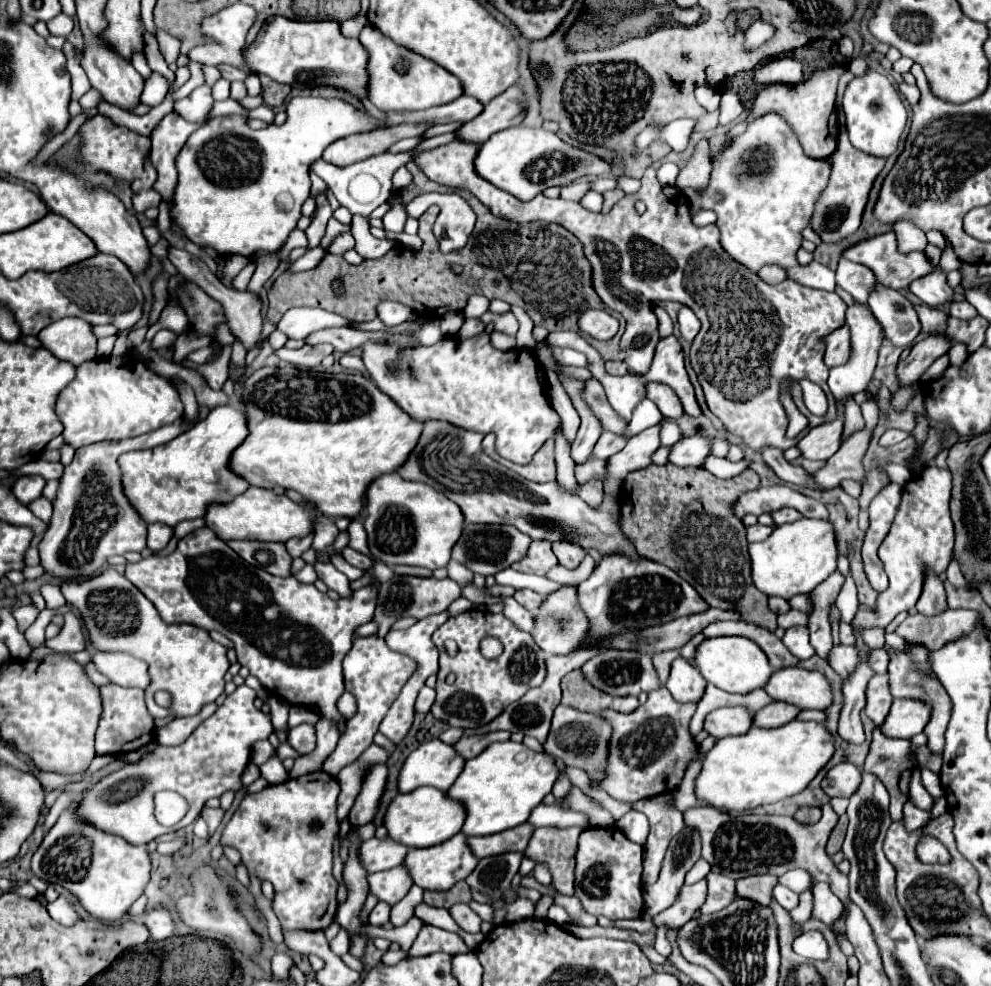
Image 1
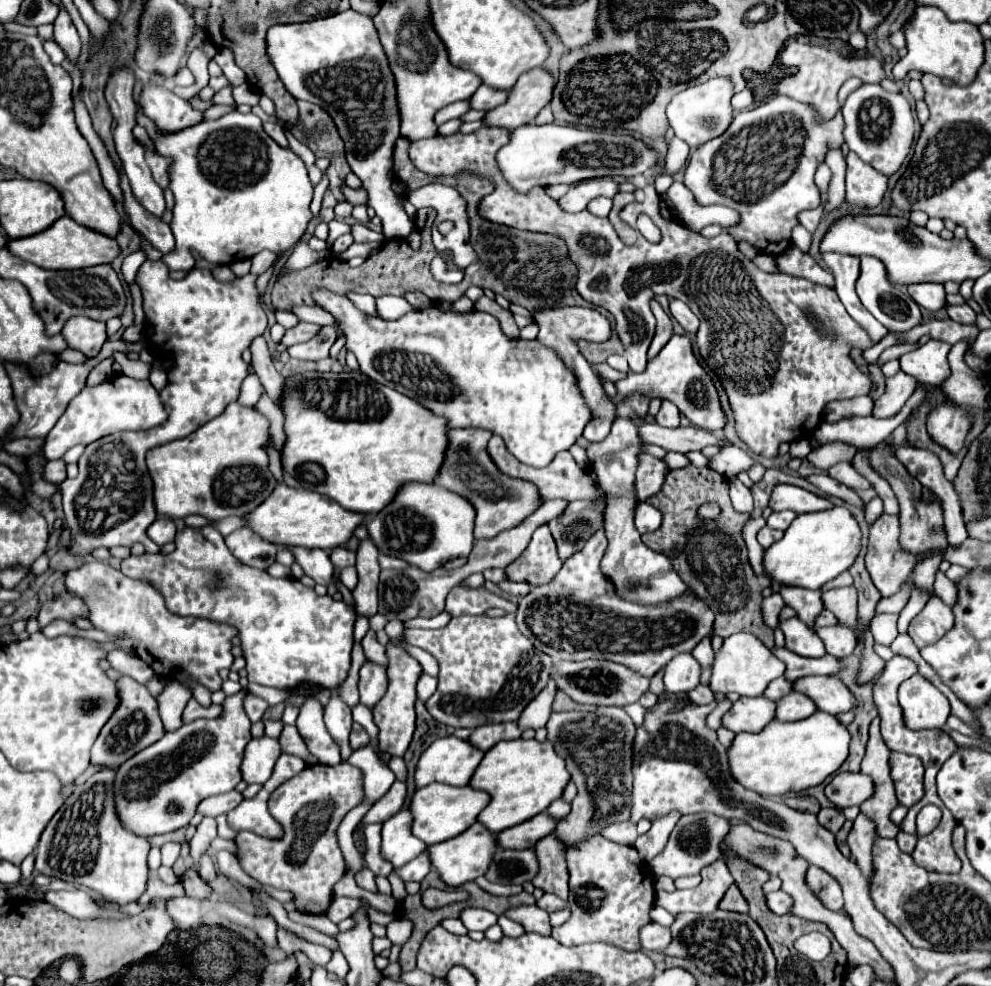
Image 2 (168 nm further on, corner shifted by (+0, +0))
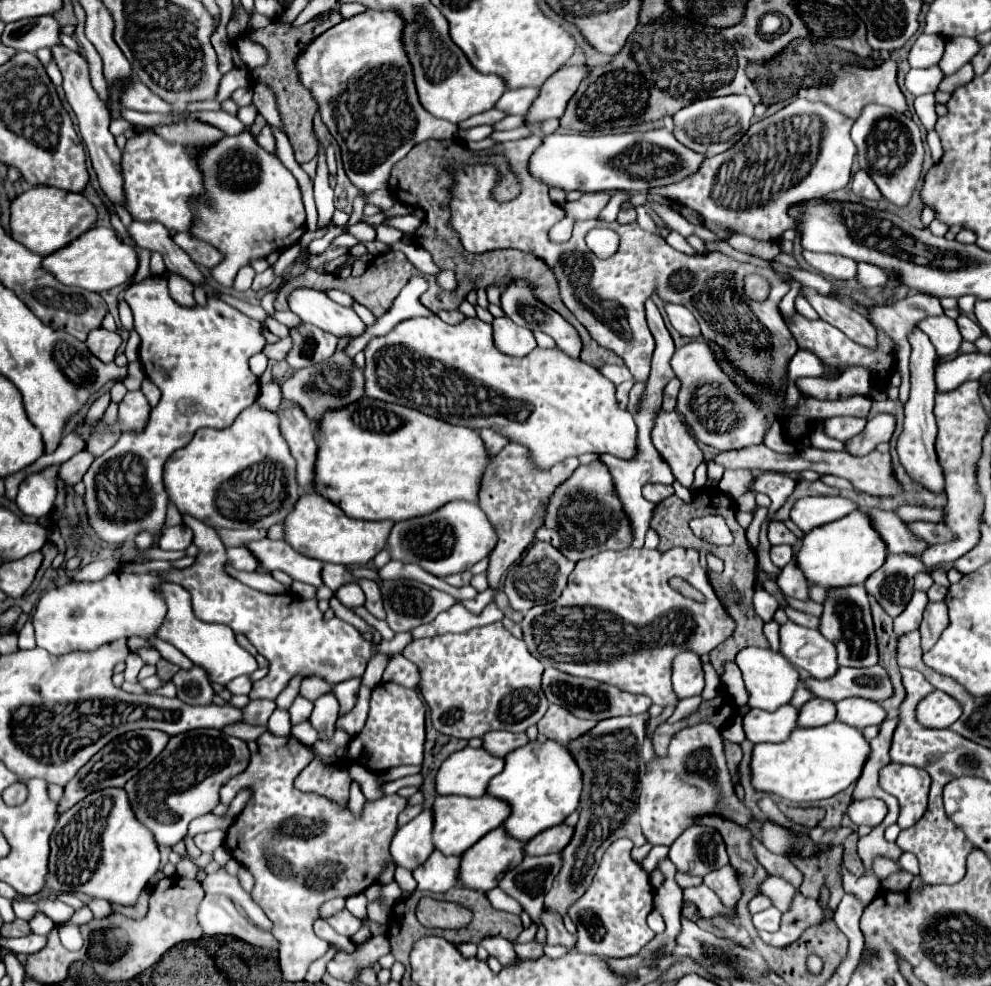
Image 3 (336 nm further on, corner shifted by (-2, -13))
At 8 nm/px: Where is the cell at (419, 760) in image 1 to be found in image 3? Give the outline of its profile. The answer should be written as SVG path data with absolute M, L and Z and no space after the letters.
M465 747L441 763L435 775L435 791L437 795L481 797L491 777L501 773L503 765L503 759L489 755L485 749Z

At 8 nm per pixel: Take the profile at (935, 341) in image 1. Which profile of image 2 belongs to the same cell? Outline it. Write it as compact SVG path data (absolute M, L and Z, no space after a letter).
M897 372L891 378L885 378L885 392L881 398L875 400L873 406L873 416L875 418L891 418L895 416L903 404L907 402L907 398L915 392L917 388L917 380L913 376L907 376L905 372Z

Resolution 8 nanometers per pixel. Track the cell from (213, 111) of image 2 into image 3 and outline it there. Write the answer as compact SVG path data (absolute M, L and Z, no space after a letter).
M120 118L120 119L112 119L109 127L111 133L114 137L123 134L128 129L136 129L136 130L144 130L145 128L136 128L128 121Z

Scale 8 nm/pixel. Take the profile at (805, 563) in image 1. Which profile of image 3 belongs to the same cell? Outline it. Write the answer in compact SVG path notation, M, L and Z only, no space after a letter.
M853 511L843 519L827 523L825 527L815 527L805 533L801 539L801 547L797 547L797 567L801 567L805 579L809 579L809 587L837 589L863 585L865 579L875 573L885 561L887 549L877 531L871 527L869 517L863 511Z

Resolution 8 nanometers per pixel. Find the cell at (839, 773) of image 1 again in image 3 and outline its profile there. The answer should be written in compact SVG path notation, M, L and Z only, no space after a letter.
M853 799L847 807L847 817L855 825L875 827L887 815L887 805L881 799Z

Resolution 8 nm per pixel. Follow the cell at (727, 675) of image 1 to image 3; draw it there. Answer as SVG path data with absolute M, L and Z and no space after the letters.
M745 647L737 653L735 661L743 673L745 689L749 693L749 701L747 701L749 707L757 707L763 711L775 711L777 707L789 703L799 683L799 673L781 653L775 653L771 649L761 649L761 647Z

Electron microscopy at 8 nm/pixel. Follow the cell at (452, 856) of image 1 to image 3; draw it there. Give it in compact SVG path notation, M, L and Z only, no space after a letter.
M501 827L489 831L489 835L481 837L473 847L469 847L469 851L465 851L461 855L461 863L459 863L459 883L465 889L475 889L475 891L483 891L487 893L489 889L497 887L497 883L501 881L501 877L505 875L507 869L517 867L523 859L523 841L517 841L513 837L509 837Z

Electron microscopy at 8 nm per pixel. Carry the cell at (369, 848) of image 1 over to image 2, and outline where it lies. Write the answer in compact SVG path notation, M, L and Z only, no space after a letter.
M401 810L383 824L381 852L395 866L395 870L417 858L427 848L425 842L411 834L411 824L411 810Z

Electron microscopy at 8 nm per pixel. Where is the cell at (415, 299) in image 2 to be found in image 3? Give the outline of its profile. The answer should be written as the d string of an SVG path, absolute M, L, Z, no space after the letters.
M413 276L409 283L403 287L403 291L397 295L397 299L393 301L393 305L389 307L389 311L377 319L377 323L373 327L367 327L367 331L361 337L355 337L347 343L345 353L349 357L355 357L371 337L377 335L385 335L389 333L397 323L405 321L405 319L413 319L413 317L429 317L433 315L429 309L425 309L425 305L419 300L421 295L428 289L429 283L422 276Z

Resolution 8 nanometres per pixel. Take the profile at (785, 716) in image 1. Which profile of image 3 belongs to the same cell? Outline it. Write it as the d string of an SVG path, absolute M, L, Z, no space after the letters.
M811 699L799 709L797 727L821 727L835 721L835 705L827 699Z

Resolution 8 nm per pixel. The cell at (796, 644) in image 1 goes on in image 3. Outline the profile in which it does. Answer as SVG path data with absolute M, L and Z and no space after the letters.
M793 621L781 625L781 653L795 667L805 669L815 679L827 679L837 671L837 651L819 631Z

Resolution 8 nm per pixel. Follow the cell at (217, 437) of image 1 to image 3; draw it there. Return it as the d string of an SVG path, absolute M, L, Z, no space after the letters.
M257 403L239 413L235 423L227 429L201 429L195 433L189 445L175 451L163 471L165 491L169 501L179 509L181 515L201 519L209 527L245 529L257 527L267 529L273 523L281 523L299 499L295 481L295 459L289 453L285 439L279 433L279 417Z

